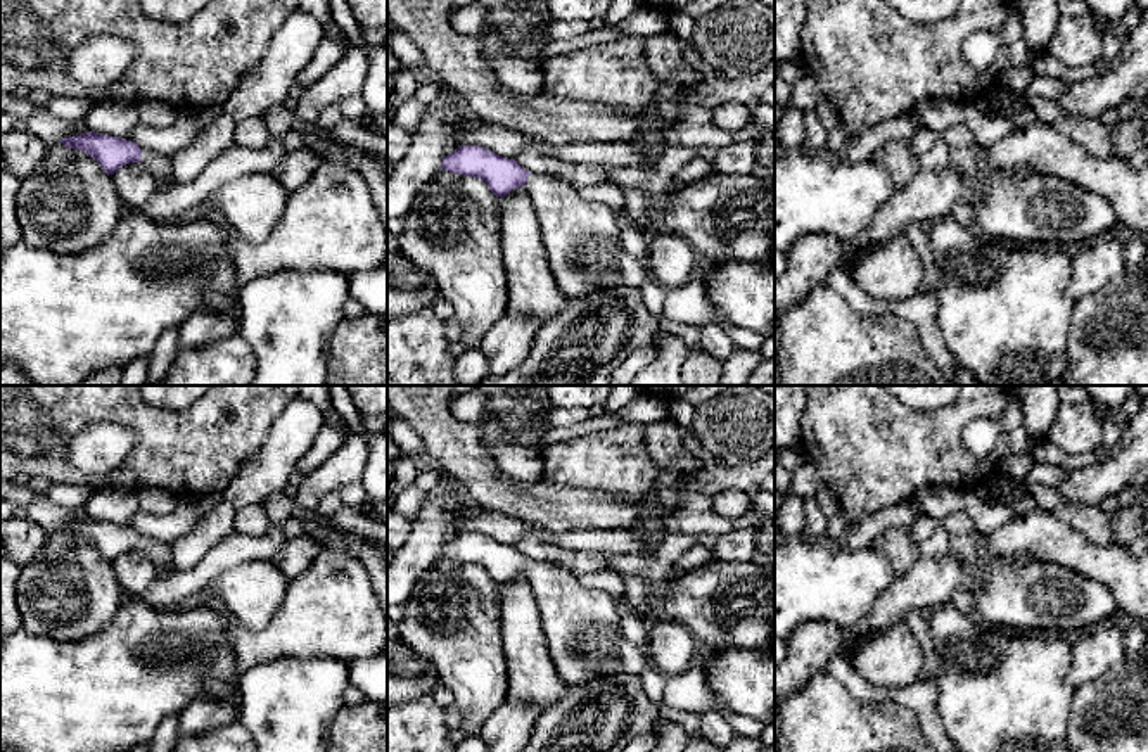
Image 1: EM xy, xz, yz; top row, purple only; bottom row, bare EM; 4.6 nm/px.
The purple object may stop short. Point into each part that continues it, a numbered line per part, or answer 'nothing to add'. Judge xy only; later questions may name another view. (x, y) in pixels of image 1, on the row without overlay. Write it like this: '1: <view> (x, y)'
1: xy (158, 552)

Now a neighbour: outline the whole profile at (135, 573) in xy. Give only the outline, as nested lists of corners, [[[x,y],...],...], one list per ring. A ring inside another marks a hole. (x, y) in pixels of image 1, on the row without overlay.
[[[142,550],[119,555],[112,567],[123,593],[128,596],[145,595],[159,577],[156,565]]]

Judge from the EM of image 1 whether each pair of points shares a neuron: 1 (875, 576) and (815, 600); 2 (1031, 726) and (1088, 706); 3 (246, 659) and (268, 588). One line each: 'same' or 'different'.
1: same
2: different
3: different

